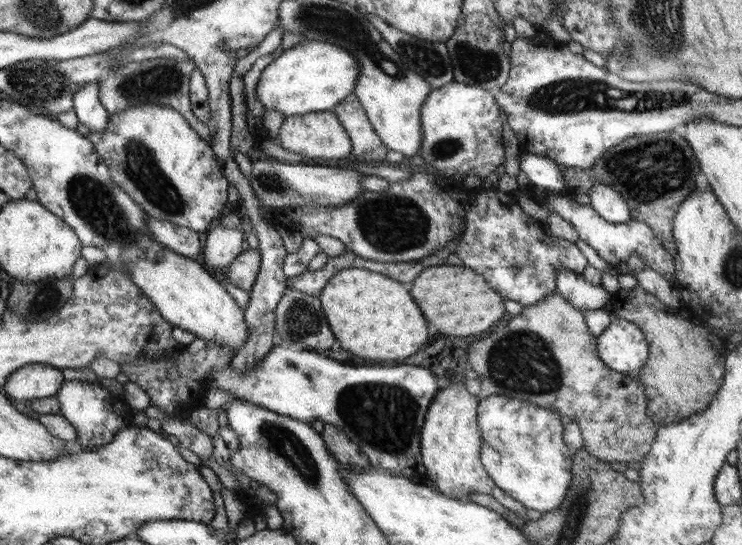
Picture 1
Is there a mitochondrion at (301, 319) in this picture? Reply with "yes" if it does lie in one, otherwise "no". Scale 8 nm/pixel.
yes

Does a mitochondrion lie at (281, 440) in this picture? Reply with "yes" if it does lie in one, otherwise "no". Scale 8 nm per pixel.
yes

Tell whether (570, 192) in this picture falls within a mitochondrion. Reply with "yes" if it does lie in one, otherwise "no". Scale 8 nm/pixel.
no

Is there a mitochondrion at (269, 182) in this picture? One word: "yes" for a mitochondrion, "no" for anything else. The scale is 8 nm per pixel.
yes

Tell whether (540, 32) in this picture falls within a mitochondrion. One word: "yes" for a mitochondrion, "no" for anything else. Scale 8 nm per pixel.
no

